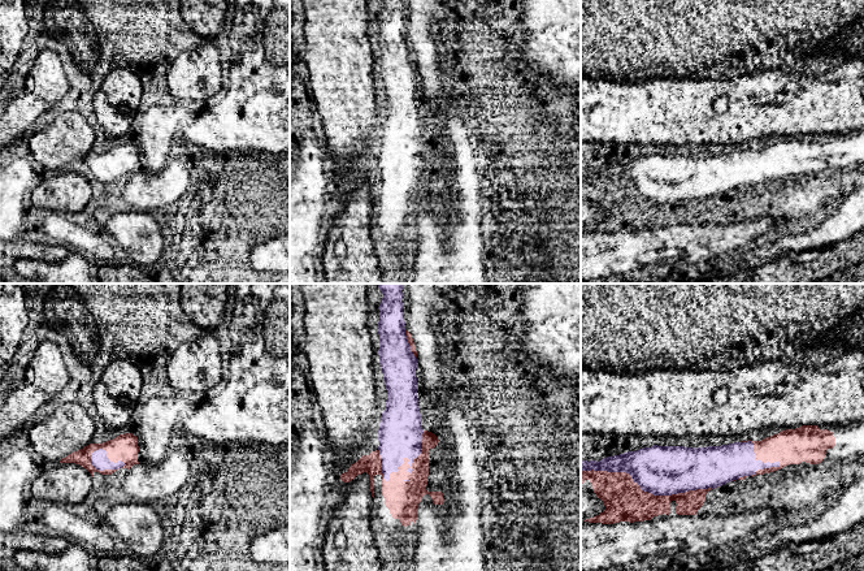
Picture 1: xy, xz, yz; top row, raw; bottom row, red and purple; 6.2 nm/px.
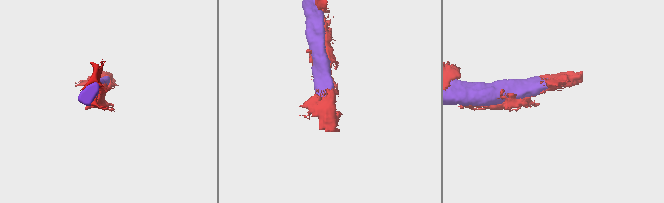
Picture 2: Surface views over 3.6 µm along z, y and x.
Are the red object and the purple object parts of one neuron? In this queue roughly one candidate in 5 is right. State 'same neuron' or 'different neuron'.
same neuron

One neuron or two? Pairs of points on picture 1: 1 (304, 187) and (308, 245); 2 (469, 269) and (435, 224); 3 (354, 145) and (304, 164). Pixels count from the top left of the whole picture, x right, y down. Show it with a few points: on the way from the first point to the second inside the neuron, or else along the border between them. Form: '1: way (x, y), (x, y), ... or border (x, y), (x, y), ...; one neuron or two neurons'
1: way (307, 202), (307, 230); one neuron
2: border (447, 225), (454, 236), (450, 269); two neurons
3: border (328, 151), (335, 165); two neurons

